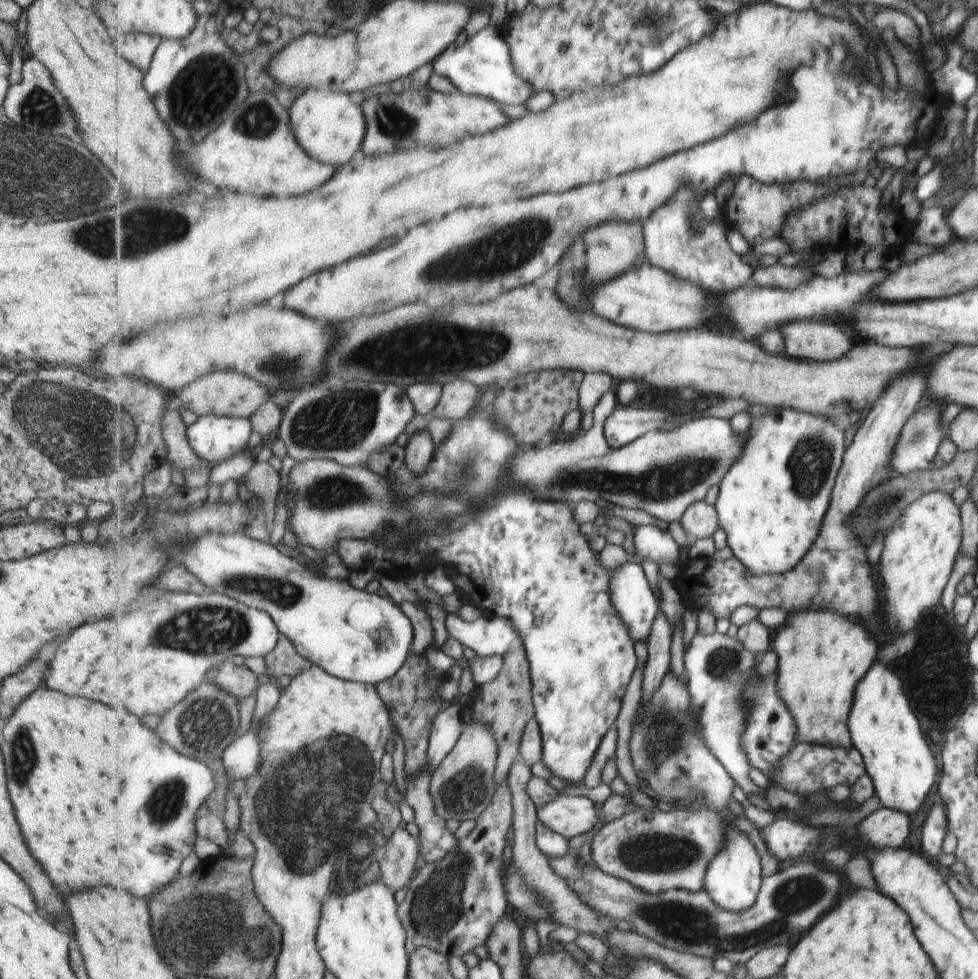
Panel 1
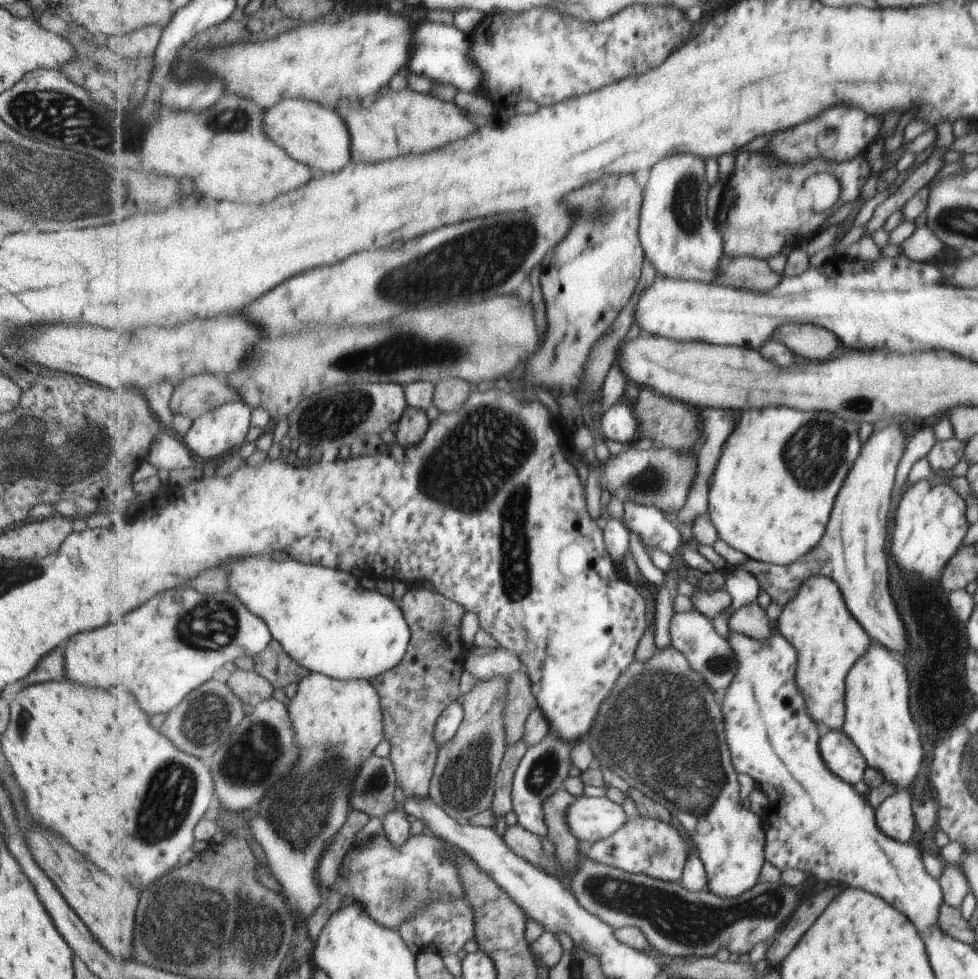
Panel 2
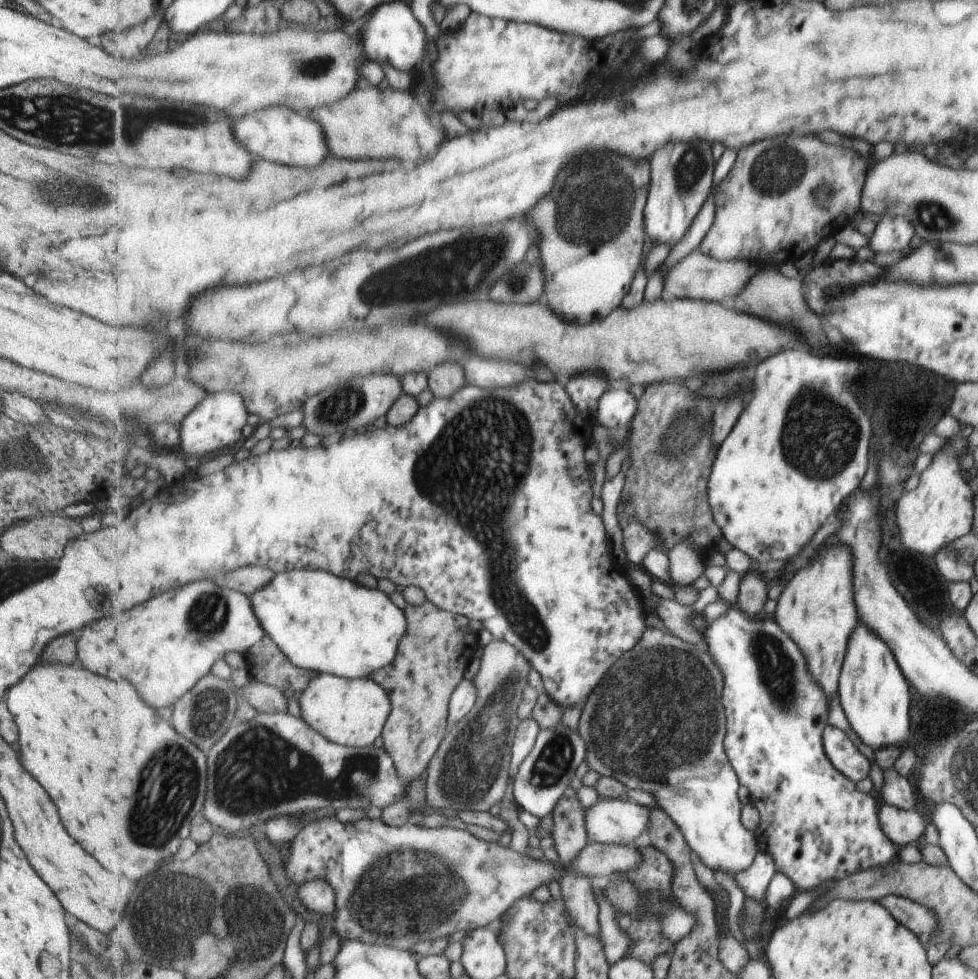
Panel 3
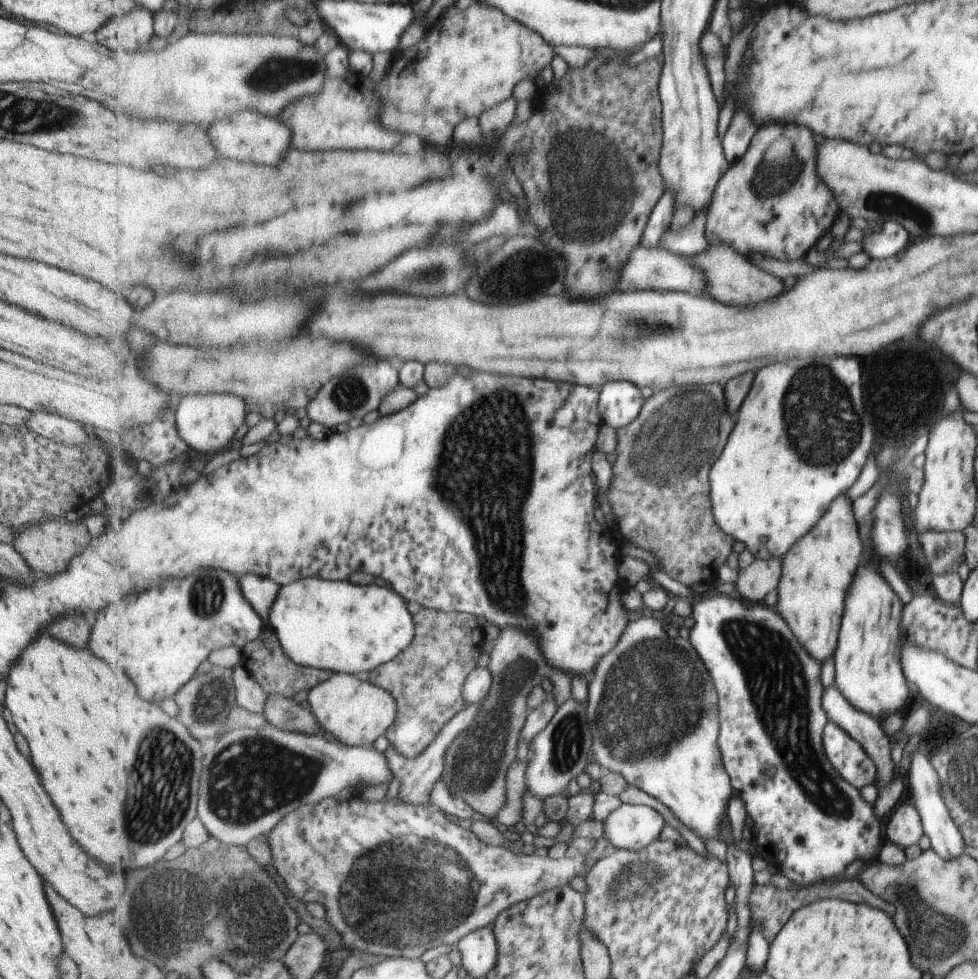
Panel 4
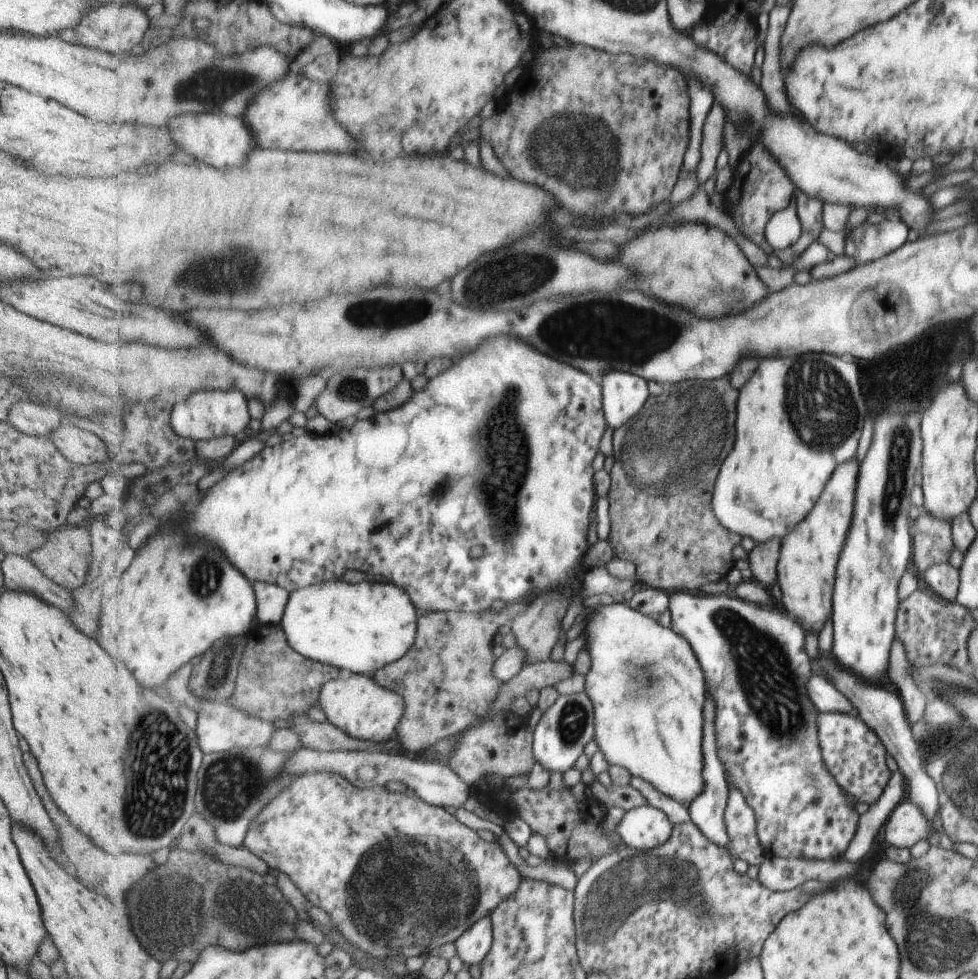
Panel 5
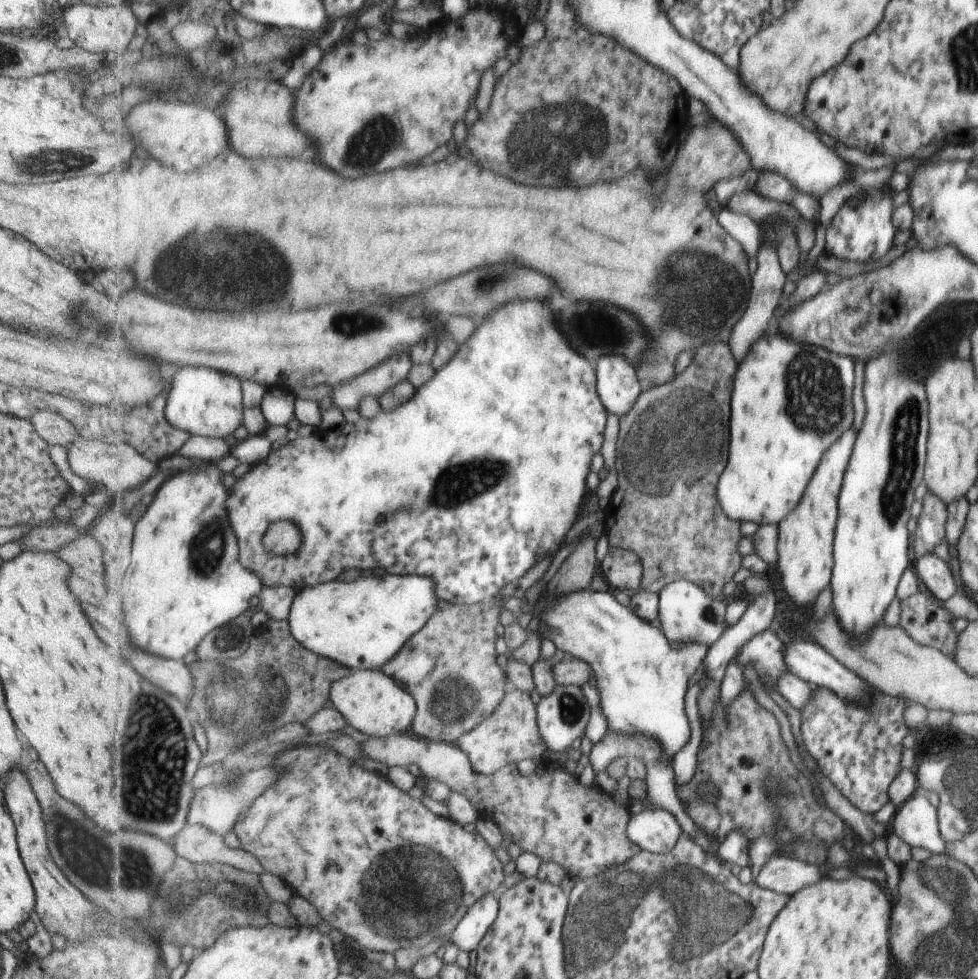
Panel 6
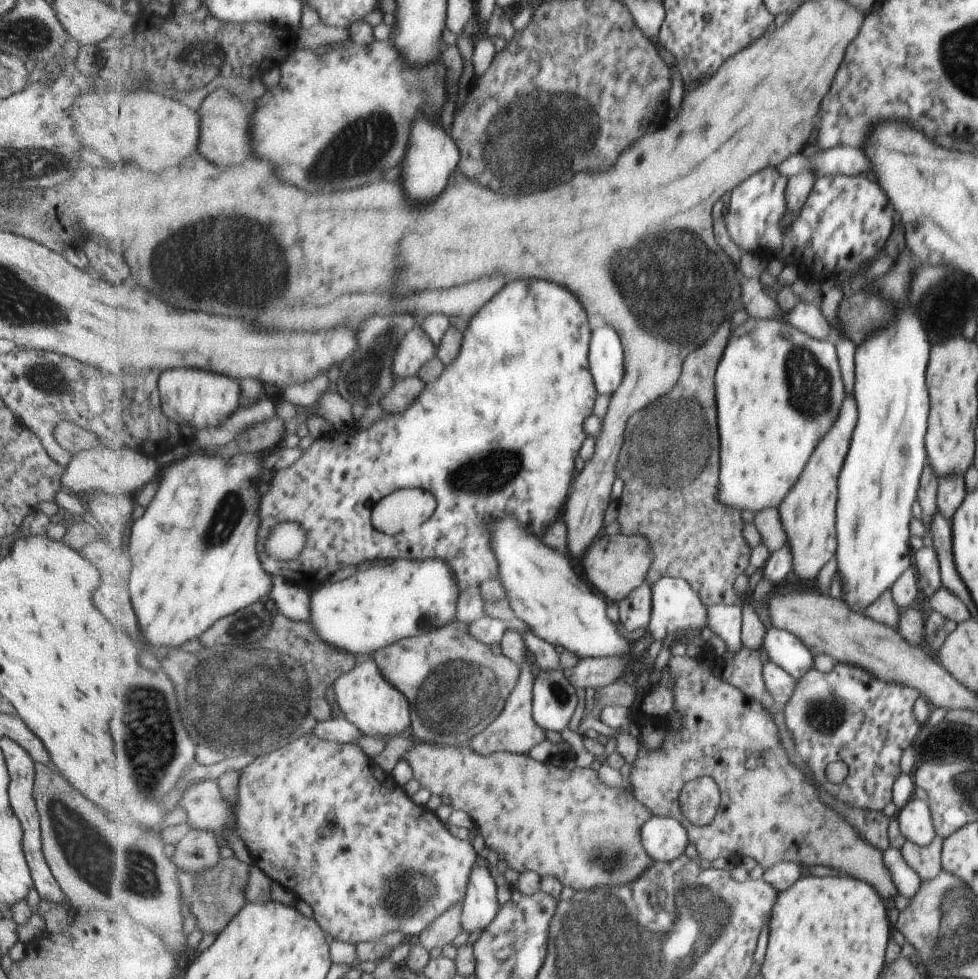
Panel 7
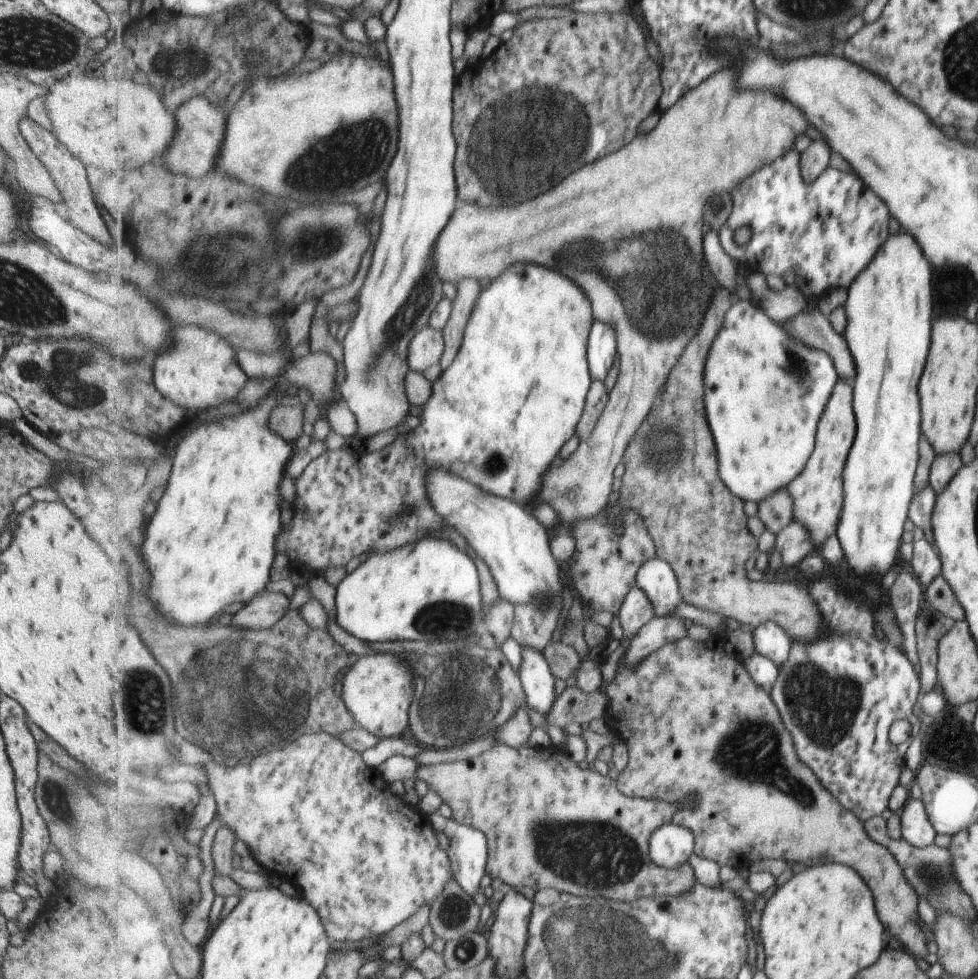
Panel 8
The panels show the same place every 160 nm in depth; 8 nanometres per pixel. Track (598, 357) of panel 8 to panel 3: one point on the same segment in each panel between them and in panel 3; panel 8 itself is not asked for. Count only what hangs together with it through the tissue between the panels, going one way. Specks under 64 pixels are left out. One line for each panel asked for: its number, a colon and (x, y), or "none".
3: (618, 408)
4: (622, 402)
5: (626, 393)
6: (619, 385)
7: (608, 357)

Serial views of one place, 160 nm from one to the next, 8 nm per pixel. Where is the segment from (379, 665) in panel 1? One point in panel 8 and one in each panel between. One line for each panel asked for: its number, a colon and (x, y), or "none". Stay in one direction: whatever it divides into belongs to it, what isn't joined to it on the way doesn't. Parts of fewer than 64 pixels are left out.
2: (328, 622)
3: (324, 622)
4: (339, 625)
5: (363, 627)
6: (364, 624)
7: (386, 604)
8: (428, 591)

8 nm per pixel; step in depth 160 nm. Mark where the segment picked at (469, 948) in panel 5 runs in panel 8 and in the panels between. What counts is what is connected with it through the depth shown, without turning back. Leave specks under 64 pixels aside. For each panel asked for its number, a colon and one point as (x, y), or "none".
6: (480, 918)
7: (482, 907)
8: (469, 851)

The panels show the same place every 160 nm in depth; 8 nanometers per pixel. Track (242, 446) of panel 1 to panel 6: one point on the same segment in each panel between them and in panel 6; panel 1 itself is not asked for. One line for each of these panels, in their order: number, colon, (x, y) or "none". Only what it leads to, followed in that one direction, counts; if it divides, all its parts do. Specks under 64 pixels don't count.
2: (215, 433)
3: (218, 421)
4: (209, 423)
5: (207, 414)
6: (204, 401)

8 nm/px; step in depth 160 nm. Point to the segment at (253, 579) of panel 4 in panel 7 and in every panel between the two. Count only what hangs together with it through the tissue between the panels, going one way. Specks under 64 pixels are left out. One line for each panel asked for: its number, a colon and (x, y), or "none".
5: (273, 599)
6: (277, 602)
7: (293, 601)

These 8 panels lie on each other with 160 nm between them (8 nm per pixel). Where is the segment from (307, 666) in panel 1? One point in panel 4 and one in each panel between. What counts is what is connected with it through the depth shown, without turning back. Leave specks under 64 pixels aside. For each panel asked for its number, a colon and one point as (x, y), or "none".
2: (276, 663)
3: (281, 672)
4: (267, 661)

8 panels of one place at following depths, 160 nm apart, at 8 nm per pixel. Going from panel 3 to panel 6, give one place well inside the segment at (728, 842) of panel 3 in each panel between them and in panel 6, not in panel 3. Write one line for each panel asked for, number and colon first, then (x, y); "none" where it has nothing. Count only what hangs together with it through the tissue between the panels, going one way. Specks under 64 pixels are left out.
4: (651, 689)
5: (649, 687)
6: (643, 681)

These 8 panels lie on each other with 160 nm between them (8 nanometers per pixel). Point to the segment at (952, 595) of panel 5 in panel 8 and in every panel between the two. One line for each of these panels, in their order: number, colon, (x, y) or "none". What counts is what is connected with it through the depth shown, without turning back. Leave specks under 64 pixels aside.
6: (935, 573)
7: (929, 579)
8: (926, 564)

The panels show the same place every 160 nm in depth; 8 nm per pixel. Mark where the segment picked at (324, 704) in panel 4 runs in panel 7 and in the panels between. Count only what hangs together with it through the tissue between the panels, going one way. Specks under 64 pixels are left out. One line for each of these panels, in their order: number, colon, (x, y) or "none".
5: (360, 705)
6: (373, 702)
7: (368, 699)

